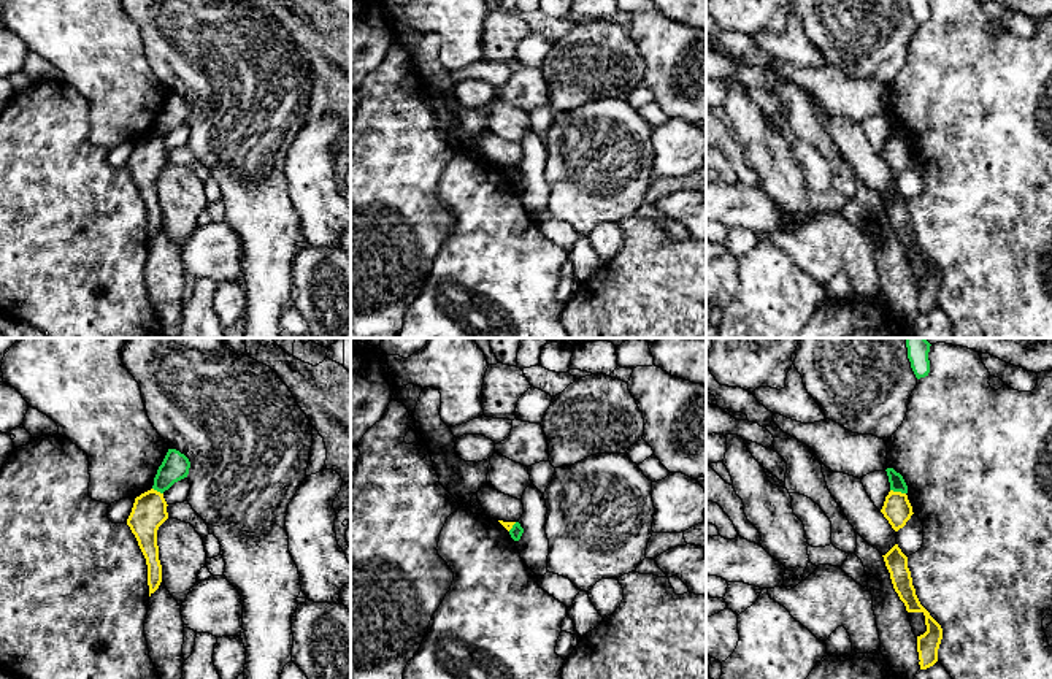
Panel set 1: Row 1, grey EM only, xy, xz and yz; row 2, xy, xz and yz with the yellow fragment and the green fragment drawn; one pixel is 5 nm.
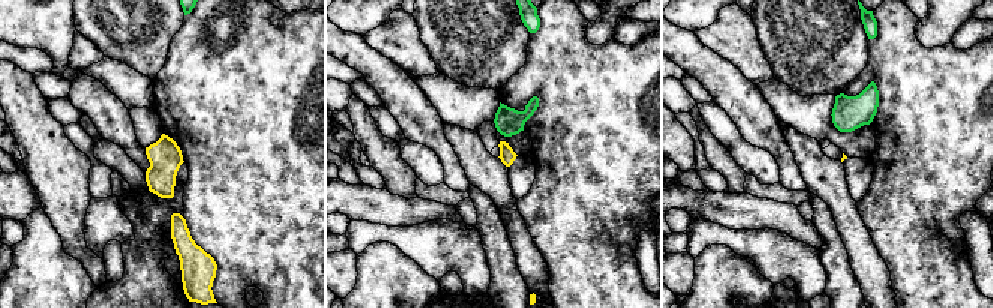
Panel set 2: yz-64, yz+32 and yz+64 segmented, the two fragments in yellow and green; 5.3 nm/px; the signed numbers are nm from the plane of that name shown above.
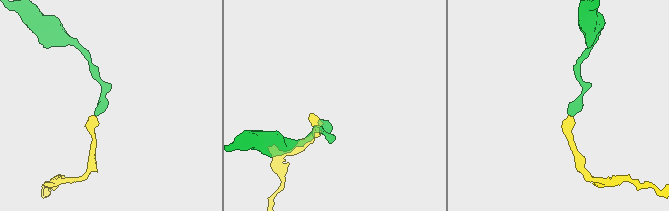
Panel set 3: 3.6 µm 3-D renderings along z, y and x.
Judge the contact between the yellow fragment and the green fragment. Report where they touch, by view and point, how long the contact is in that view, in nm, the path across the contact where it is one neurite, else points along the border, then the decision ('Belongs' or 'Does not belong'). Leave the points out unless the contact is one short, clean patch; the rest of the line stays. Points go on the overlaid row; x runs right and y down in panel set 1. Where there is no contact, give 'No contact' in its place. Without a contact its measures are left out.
Touches yellow at yz (898, 492). Shared border 80 nm. Path across: yz (897, 510), (898, 492), (897, 483). Belongs

